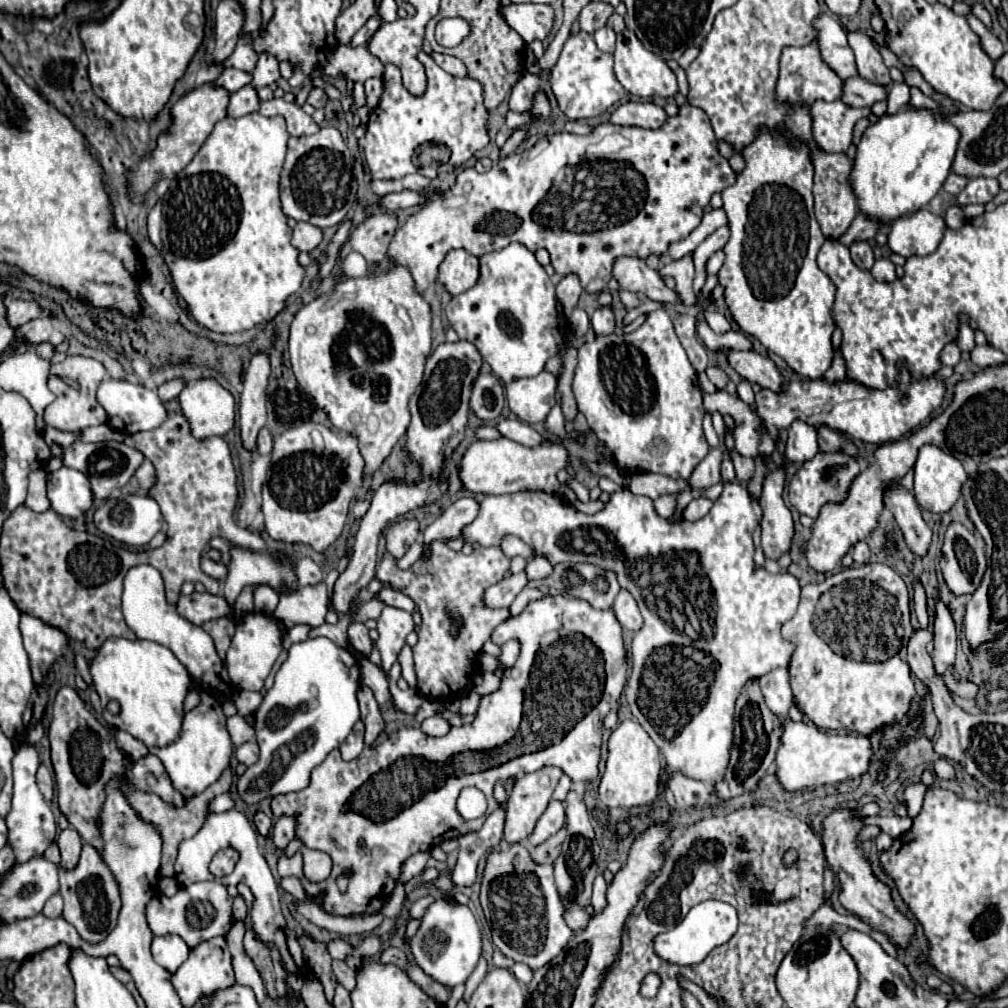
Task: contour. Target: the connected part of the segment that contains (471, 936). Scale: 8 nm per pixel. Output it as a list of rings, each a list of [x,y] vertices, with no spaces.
[[[439,897],[425,909],[417,933],[409,939],[409,951],[427,975],[447,987],[455,987],[467,981],[481,957],[481,929],[467,905]]]

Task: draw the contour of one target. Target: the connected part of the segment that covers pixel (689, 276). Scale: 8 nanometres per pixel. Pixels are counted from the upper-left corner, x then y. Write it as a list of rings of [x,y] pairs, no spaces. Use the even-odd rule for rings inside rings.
[[[687,253],[685,257],[681,257],[677,261],[667,261],[659,269],[659,273],[661,273],[661,277],[673,277],[677,281],[675,289],[677,289],[683,305],[693,305],[697,301],[697,297],[691,291],[691,283],[693,283],[693,277],[695,277],[693,253]]]

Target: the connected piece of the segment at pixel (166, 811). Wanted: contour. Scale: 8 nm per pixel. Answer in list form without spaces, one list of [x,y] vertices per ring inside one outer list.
[[[225,769],[223,775],[221,775],[215,783],[207,787],[203,793],[199,793],[199,795],[187,799],[185,805],[183,805],[181,809],[177,809],[177,807],[169,807],[169,805],[167,805],[163,799],[159,799],[157,795],[145,795],[143,791],[133,789],[133,785],[125,781],[125,789],[127,789],[129,801],[133,803],[133,807],[137,807],[139,815],[141,815],[143,819],[149,819],[151,823],[159,825],[159,831],[161,831],[161,837],[163,837],[163,861],[161,861],[161,875],[163,875],[163,877],[173,877],[173,875],[175,875],[175,873],[173,873],[173,865],[175,865],[175,857],[177,857],[177,847],[179,847],[179,843],[185,841],[185,839],[189,839],[189,837],[193,837],[193,835],[201,829],[201,825],[203,825],[203,821],[205,821],[205,817],[207,817],[207,813],[209,813],[209,809],[207,809],[209,801],[211,801],[213,797],[221,795],[221,793],[227,793],[229,787],[231,787],[231,769]]]

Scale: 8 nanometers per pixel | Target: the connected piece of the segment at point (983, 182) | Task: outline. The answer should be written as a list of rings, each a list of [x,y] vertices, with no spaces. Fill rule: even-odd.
[[[977,177],[977,179],[971,179],[967,183],[967,187],[957,195],[957,201],[959,205],[969,205],[969,203],[989,203],[993,201],[993,197],[1001,191],[999,187],[999,181],[997,179],[987,179],[987,177]]]

